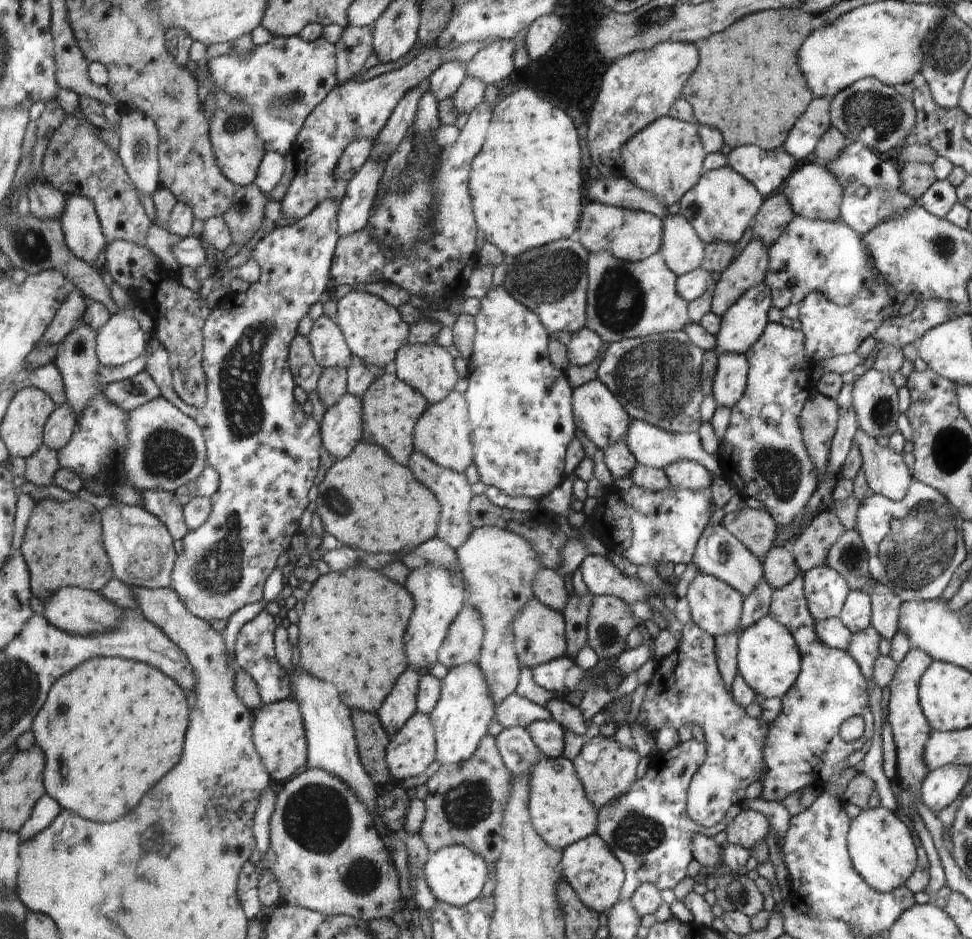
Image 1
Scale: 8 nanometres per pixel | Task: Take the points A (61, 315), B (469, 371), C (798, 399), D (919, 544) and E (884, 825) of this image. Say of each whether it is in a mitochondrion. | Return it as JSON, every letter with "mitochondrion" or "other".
{"A":"other","B":"other","C":"other","D":"mitochondrion","E":"mitochondrion"}

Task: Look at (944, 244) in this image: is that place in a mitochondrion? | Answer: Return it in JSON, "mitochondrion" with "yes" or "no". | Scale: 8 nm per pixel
{"mitochondrion":"yes"}

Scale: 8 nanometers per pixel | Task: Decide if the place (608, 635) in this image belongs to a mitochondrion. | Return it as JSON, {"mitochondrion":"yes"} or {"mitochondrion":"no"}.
{"mitochondrion":"yes"}

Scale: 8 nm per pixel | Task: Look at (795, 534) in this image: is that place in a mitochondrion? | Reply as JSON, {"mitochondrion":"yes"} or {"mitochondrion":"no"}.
{"mitochondrion":"no"}

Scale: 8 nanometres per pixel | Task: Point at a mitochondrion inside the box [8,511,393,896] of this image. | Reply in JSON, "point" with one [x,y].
{"point":[317,816]}

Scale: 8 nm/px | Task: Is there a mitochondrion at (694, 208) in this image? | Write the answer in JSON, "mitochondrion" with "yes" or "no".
{"mitochondrion":"yes"}

